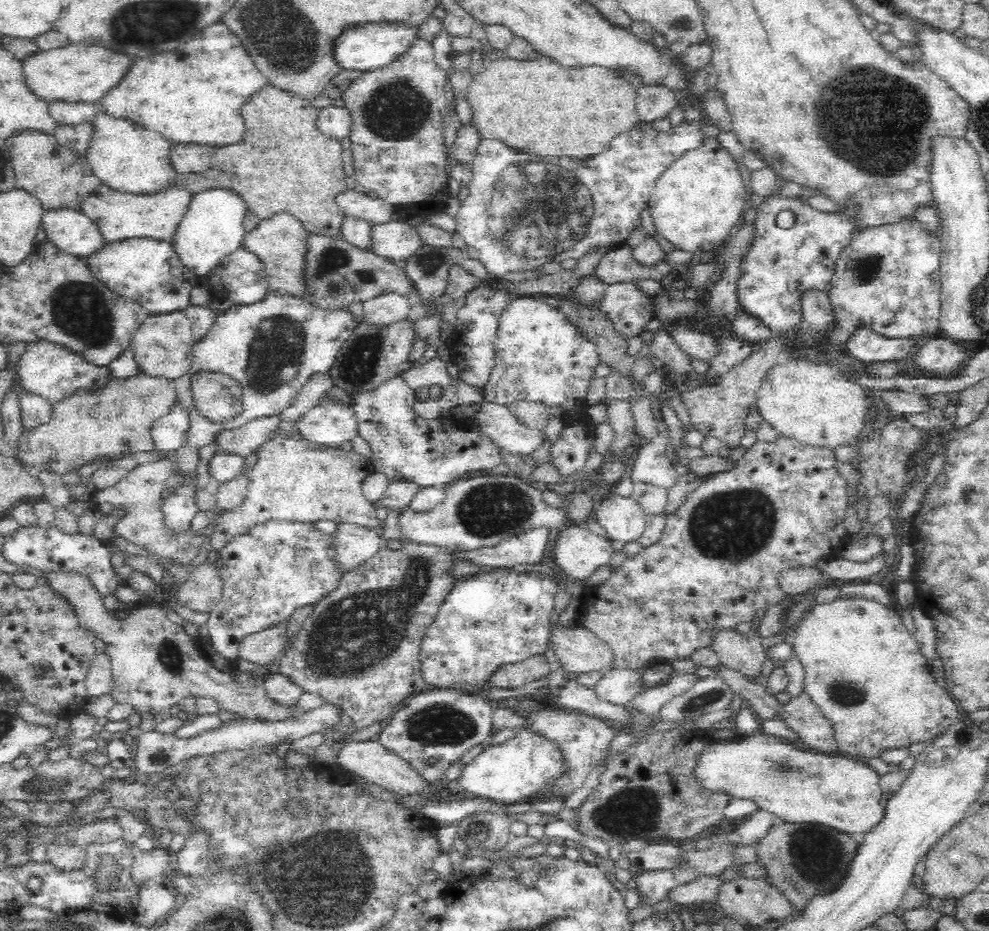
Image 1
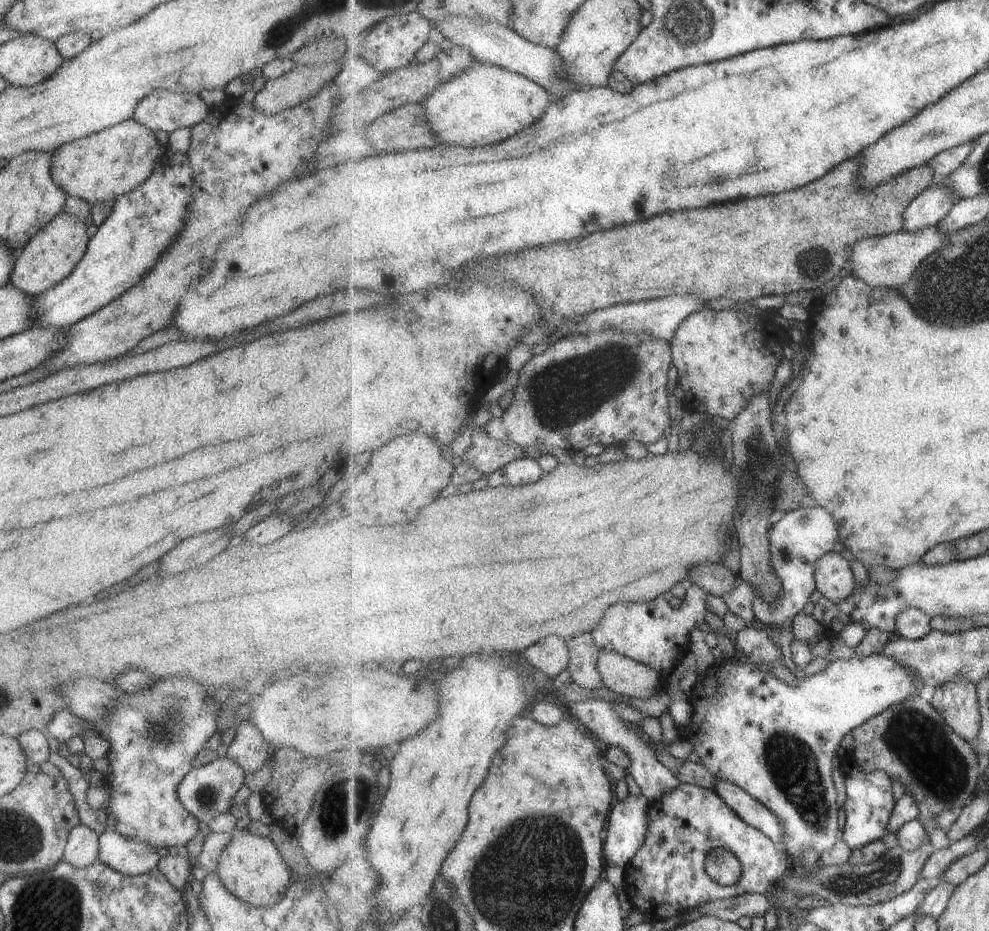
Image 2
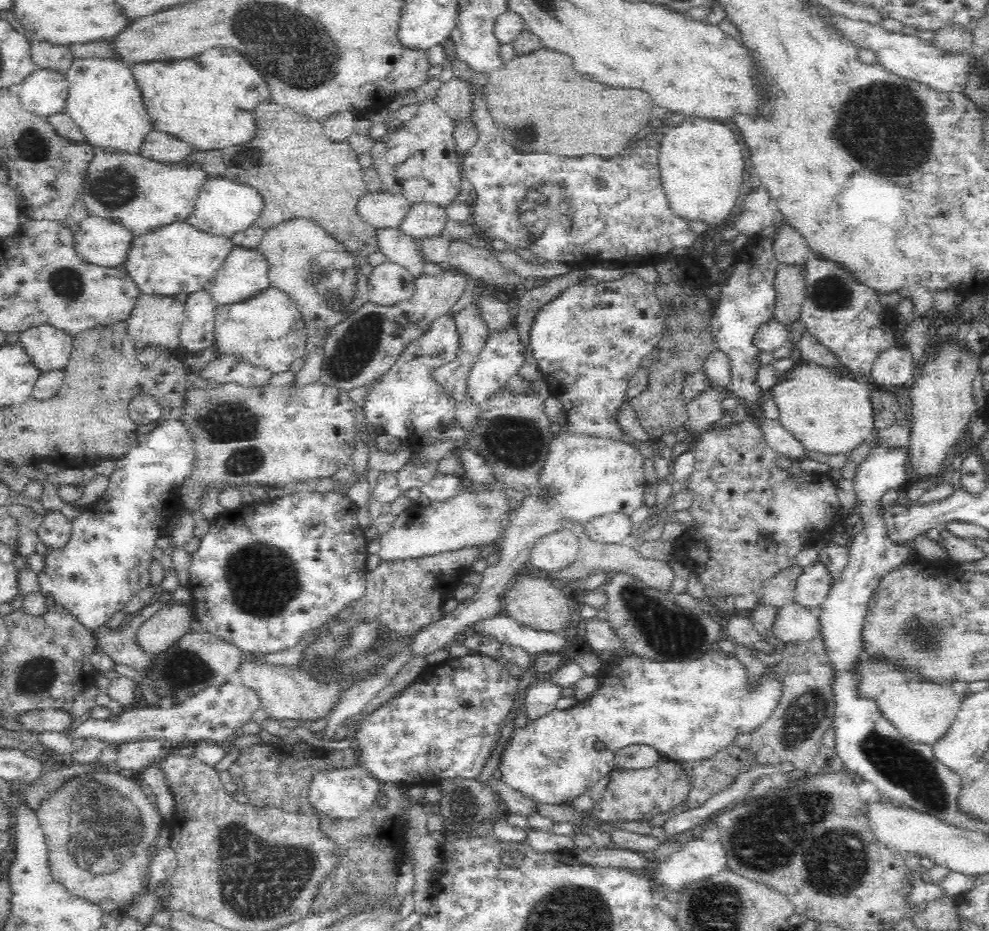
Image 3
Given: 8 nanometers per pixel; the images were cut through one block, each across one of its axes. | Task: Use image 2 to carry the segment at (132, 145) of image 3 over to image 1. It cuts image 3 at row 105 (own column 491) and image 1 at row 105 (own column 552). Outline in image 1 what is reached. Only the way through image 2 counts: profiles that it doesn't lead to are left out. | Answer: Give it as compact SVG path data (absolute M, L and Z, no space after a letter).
M96 102L95 115L91 125L93 133L85 150L85 158L92 167L93 174L106 186L110 186L124 193L148 194L168 188L170 184L174 184L176 172L172 171L172 165L169 159L169 143L164 140L158 132L150 132L136 121L127 118L116 117L116 115L108 113L102 104Z

